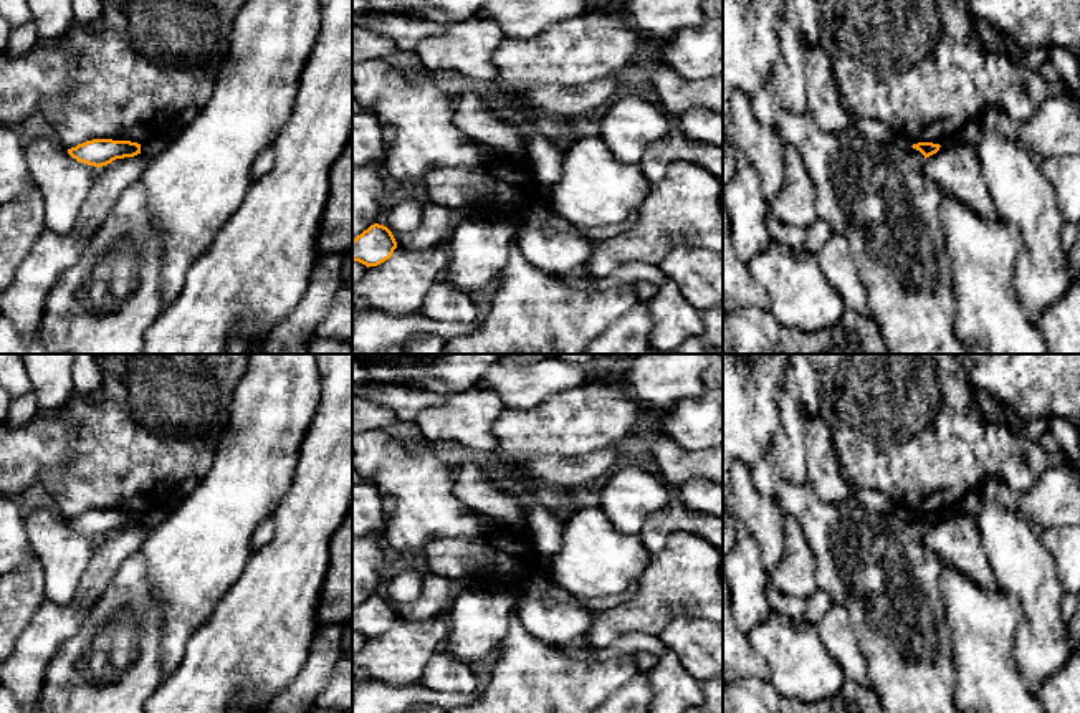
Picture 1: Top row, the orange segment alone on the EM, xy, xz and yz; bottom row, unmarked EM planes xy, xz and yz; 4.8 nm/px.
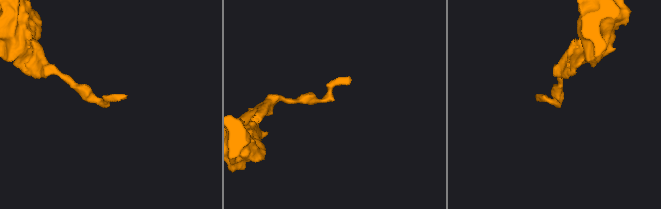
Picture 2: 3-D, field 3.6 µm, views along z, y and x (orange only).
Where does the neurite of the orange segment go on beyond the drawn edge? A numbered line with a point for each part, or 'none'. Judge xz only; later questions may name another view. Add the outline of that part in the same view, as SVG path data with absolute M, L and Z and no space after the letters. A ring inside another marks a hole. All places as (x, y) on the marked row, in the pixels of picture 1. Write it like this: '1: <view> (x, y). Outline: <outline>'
none

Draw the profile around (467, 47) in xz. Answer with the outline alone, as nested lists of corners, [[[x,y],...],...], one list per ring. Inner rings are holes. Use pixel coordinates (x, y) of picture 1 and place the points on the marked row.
[[[465,20],[447,25],[440,35],[418,43],[425,71],[453,69],[471,79],[495,79],[493,55],[503,43],[504,33],[493,20]]]

